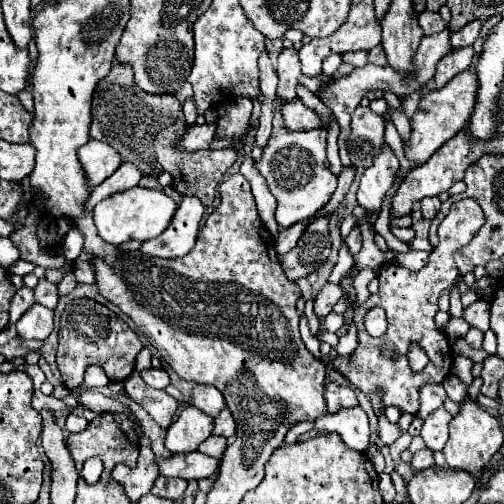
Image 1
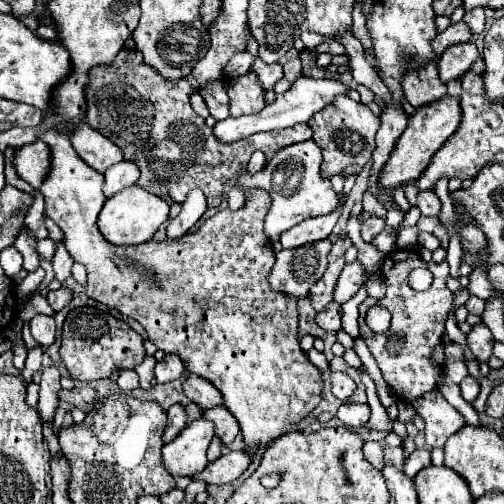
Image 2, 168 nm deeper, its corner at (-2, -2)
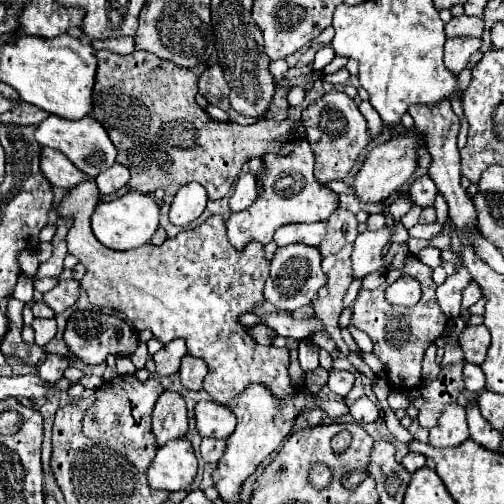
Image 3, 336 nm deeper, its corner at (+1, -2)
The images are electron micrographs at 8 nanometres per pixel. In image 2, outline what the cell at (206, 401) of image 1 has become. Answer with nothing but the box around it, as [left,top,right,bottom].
[183,374,223,410]

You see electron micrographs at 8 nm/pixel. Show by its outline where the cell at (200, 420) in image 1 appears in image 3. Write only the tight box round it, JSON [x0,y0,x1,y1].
[148,438,198,492]

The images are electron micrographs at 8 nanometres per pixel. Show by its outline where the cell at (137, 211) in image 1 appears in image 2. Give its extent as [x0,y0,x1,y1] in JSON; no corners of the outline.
[99,186,169,244]

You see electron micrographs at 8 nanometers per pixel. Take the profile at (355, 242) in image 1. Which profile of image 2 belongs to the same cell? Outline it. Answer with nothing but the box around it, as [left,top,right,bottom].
[361,218,385,242]

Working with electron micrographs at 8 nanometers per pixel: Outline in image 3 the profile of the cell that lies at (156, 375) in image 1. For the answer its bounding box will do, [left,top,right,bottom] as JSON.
[154,338,186,376]

